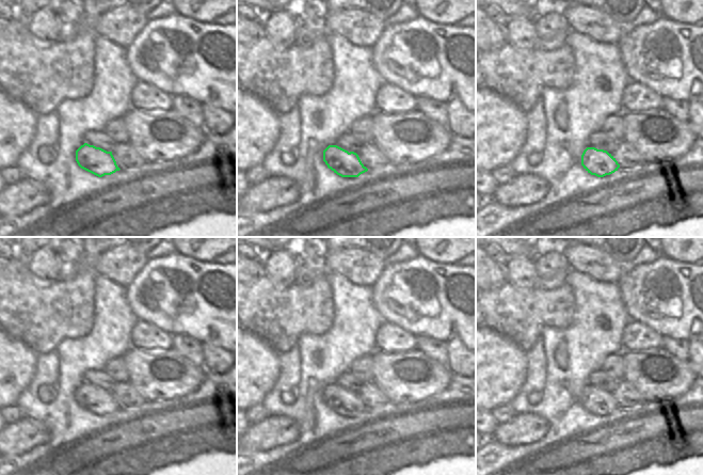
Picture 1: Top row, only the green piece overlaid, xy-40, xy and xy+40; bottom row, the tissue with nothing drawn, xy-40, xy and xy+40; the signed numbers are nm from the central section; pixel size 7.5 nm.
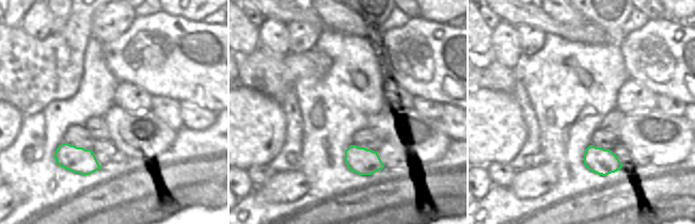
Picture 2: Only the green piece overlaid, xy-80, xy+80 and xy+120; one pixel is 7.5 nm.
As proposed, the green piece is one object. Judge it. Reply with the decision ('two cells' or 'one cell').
one cell

